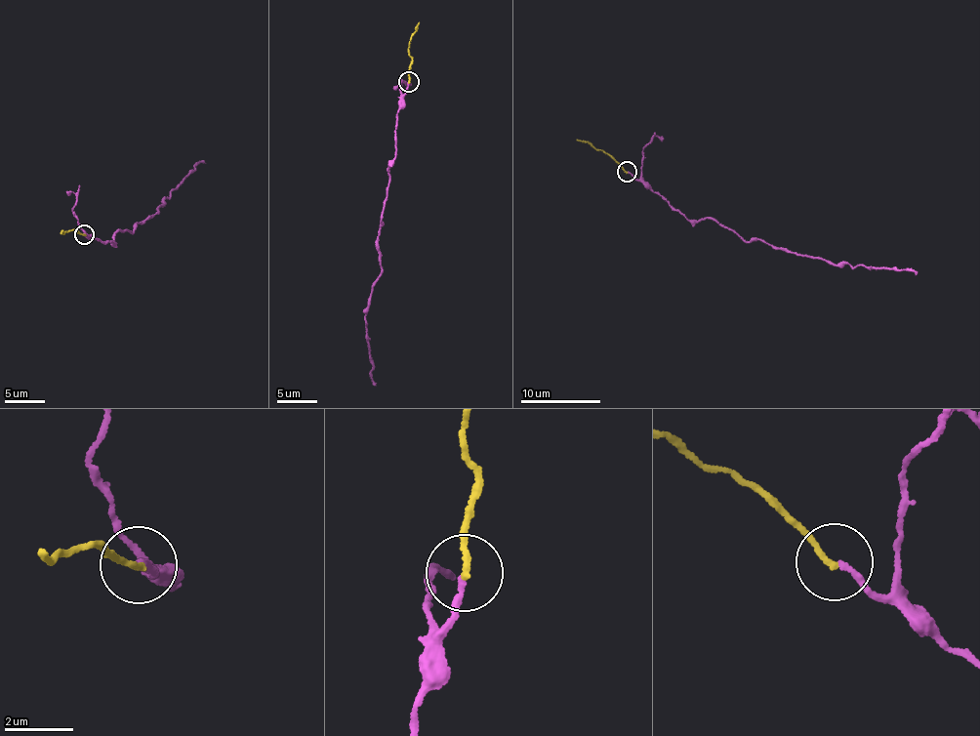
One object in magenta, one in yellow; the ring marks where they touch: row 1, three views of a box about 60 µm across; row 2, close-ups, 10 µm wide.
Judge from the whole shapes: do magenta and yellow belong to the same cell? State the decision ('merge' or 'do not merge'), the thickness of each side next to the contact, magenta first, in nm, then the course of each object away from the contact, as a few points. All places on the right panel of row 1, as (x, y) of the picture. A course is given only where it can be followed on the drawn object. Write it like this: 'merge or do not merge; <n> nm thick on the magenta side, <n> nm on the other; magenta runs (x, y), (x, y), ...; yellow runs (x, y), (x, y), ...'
merge; 180 nm thick on the magenta side, 180 nm on the other; magenta runs (627, 171), (691, 220), (716, 219), (744, 240), (765, 241), (853, 266), (915, 271); yellow runs (627, 171), (610, 156), (576, 140)

